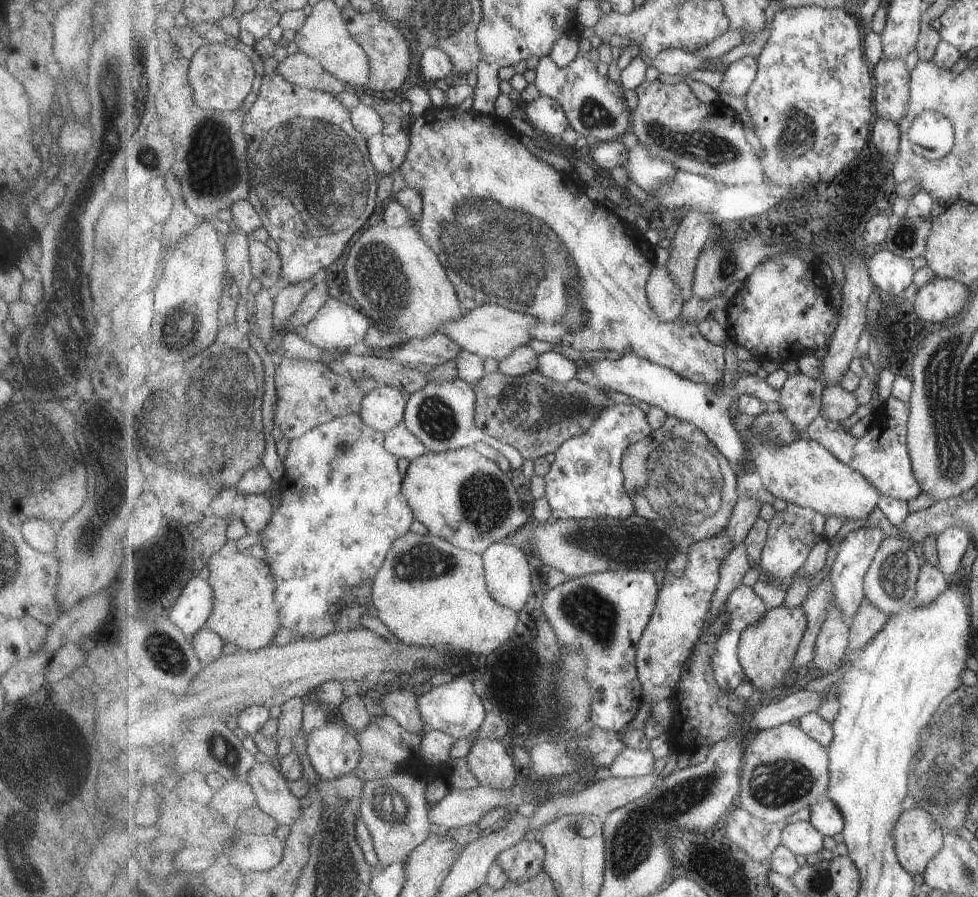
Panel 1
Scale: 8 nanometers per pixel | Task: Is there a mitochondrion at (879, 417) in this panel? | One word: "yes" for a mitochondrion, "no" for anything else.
no

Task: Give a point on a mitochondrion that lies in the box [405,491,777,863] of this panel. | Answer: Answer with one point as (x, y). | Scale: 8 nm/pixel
(592, 618)

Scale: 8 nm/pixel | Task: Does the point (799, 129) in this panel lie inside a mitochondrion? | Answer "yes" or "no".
yes

